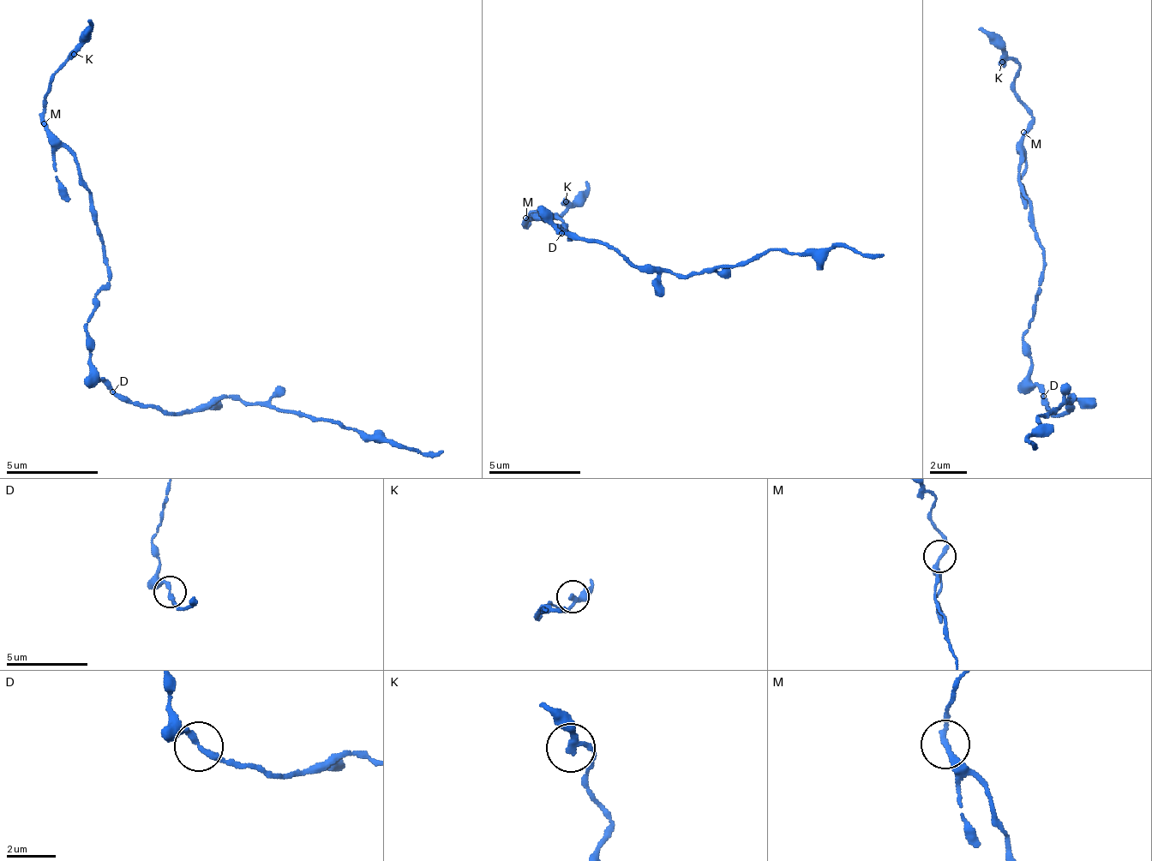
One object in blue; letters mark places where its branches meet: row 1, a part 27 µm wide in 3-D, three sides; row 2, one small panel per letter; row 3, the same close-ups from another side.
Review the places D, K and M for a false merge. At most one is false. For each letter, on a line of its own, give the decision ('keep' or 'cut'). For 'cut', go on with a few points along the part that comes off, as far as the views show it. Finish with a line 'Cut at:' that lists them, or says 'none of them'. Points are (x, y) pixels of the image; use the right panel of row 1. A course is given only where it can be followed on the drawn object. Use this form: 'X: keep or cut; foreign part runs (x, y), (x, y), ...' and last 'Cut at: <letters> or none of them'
D: keep
K: keep
M: keep
Cut at: none of them

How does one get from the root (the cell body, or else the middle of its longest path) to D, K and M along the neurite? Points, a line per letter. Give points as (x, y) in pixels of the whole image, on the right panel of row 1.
D: (1032, 366), (1032, 384), (1044, 397)
K: (1032, 366), (1023, 329), (1045, 249), (1020, 172), (1033, 109), (1013, 90), (1021, 66), (1002, 62)
M: (1032, 366), (1023, 329), (1036, 301), (1045, 249), (1032, 222), (1032, 200), (1020, 181), (1023, 132)

